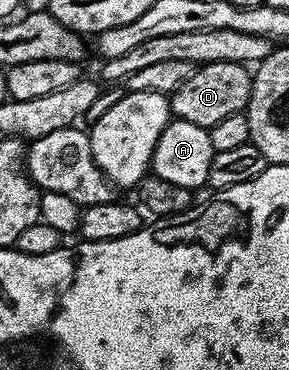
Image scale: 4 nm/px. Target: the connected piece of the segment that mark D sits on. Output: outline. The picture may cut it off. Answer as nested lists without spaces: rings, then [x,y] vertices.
[[[222,61],[197,66],[186,81],[171,92],[172,114],[182,121],[190,121],[190,125],[210,129],[225,117],[239,115],[247,108],[252,92],[252,77],[253,72],[243,63]]]

